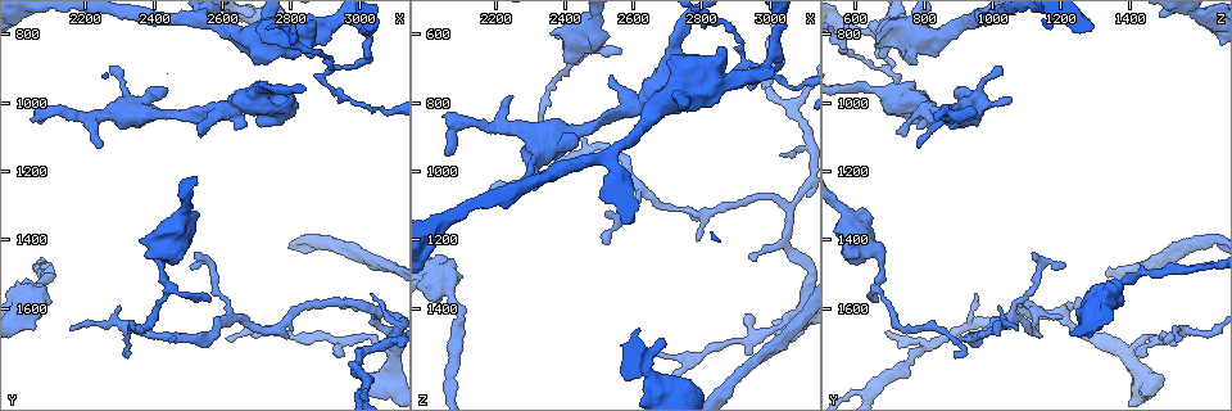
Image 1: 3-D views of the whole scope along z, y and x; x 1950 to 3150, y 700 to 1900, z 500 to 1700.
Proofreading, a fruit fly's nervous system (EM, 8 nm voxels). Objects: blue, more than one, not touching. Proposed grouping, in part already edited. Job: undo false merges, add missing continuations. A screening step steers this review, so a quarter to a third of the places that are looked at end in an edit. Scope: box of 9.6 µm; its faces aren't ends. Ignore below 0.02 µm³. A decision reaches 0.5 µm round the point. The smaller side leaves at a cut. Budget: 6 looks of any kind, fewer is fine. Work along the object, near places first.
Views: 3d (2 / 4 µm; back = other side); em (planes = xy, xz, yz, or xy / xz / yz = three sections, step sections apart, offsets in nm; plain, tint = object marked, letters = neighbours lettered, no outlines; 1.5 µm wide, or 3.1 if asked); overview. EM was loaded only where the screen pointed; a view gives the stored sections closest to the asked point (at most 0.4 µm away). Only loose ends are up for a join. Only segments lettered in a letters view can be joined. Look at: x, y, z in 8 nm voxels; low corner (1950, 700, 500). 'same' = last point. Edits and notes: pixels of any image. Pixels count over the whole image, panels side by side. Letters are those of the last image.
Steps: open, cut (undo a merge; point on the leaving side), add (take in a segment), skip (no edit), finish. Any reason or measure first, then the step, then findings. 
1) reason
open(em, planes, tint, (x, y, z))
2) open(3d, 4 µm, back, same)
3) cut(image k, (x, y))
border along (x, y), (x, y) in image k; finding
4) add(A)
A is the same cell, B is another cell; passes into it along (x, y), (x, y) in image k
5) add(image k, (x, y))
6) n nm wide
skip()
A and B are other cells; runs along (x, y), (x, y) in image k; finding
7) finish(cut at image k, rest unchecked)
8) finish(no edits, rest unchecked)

free end
open(3d, 4 µm, (2790, 1630, 1210))

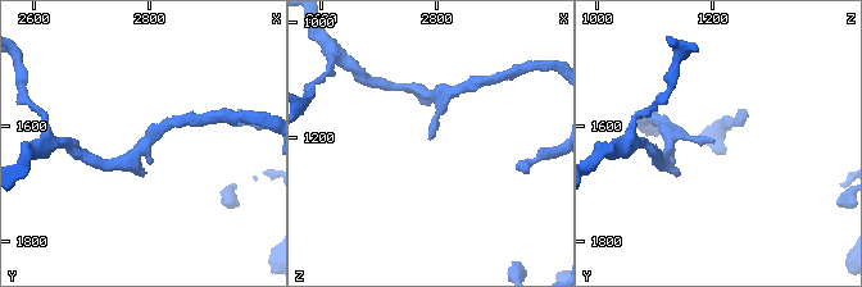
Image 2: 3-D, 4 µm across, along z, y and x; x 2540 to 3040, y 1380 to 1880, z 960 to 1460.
now the EM
open(em, yz, step 4, letters, (2790, 1630, 1205))

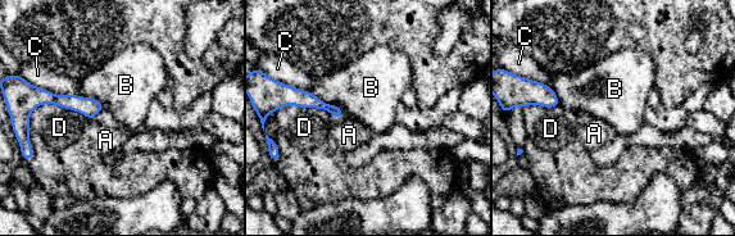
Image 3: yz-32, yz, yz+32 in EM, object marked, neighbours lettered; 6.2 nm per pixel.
skip()
A, B, C and D are other cells; border along (309, 91), (336, 104), (343, 113) in image 3; no lettered segment goes on from it

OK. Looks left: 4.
arms part here
open(3d, 4 µm, (3050, 1610, 1120))

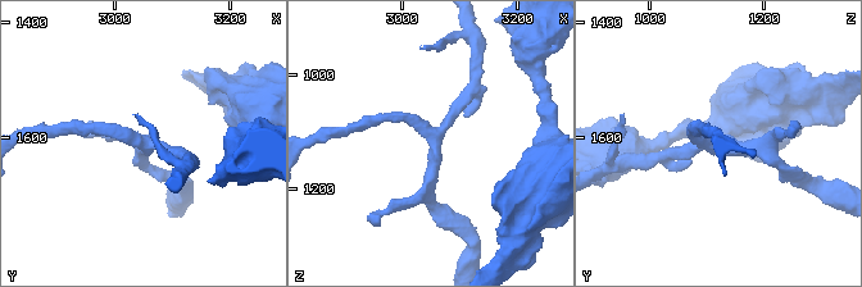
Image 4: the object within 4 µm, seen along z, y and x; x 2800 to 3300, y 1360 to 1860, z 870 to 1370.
open(em, planes, tint, (3060, 1615, 1115))

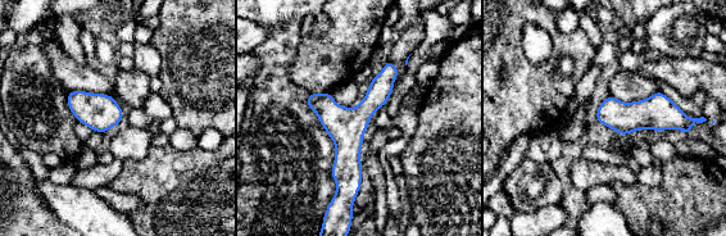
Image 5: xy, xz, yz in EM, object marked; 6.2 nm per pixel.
what lies round it
open(em, planes, letters, same)

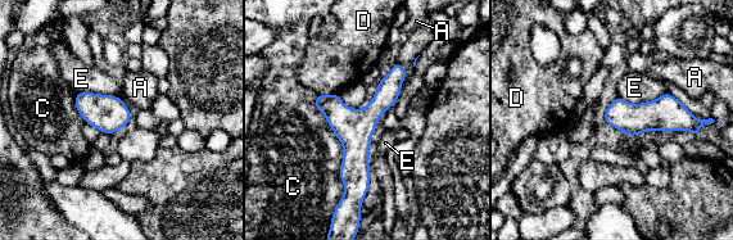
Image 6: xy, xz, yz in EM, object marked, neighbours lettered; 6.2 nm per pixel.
3 arms; arms of 190, 200, 220 nm
skip()
A, C, D and E are other cells; continuous, no second cell

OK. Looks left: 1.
finish(no edits, rest unchecked)

